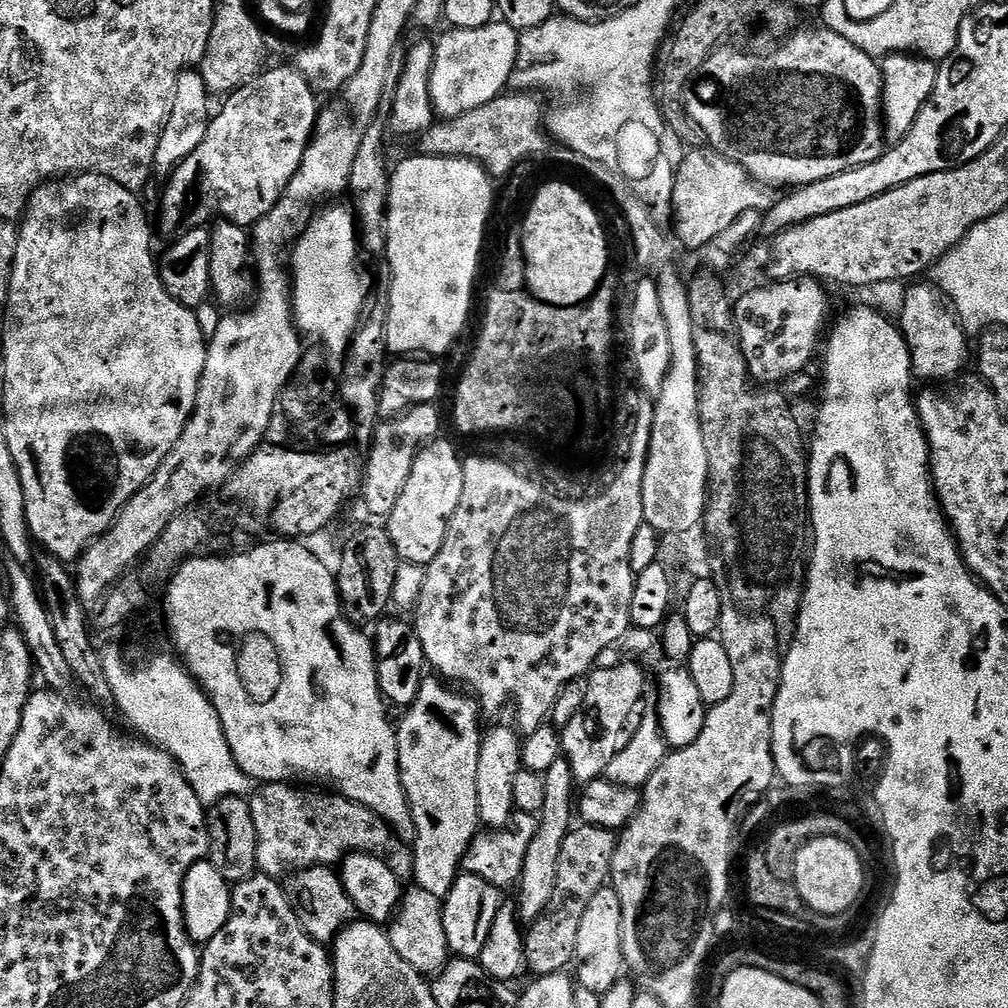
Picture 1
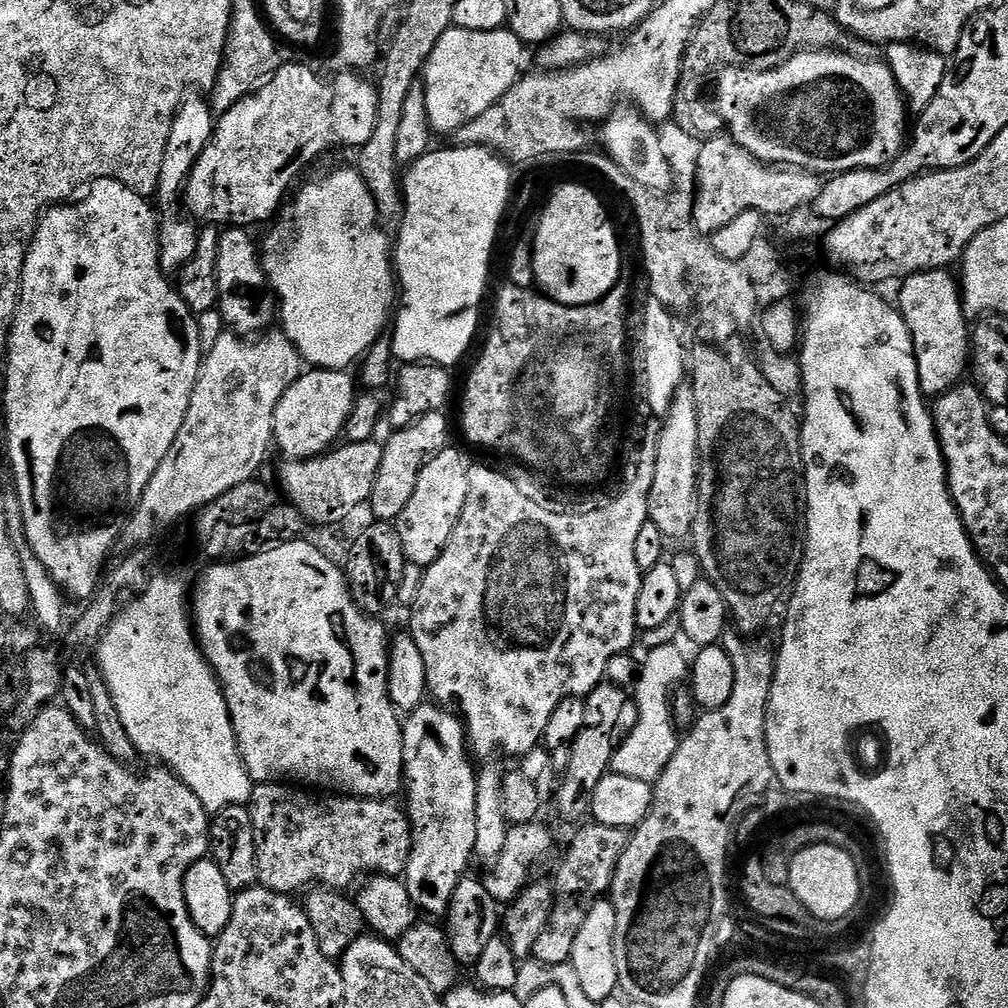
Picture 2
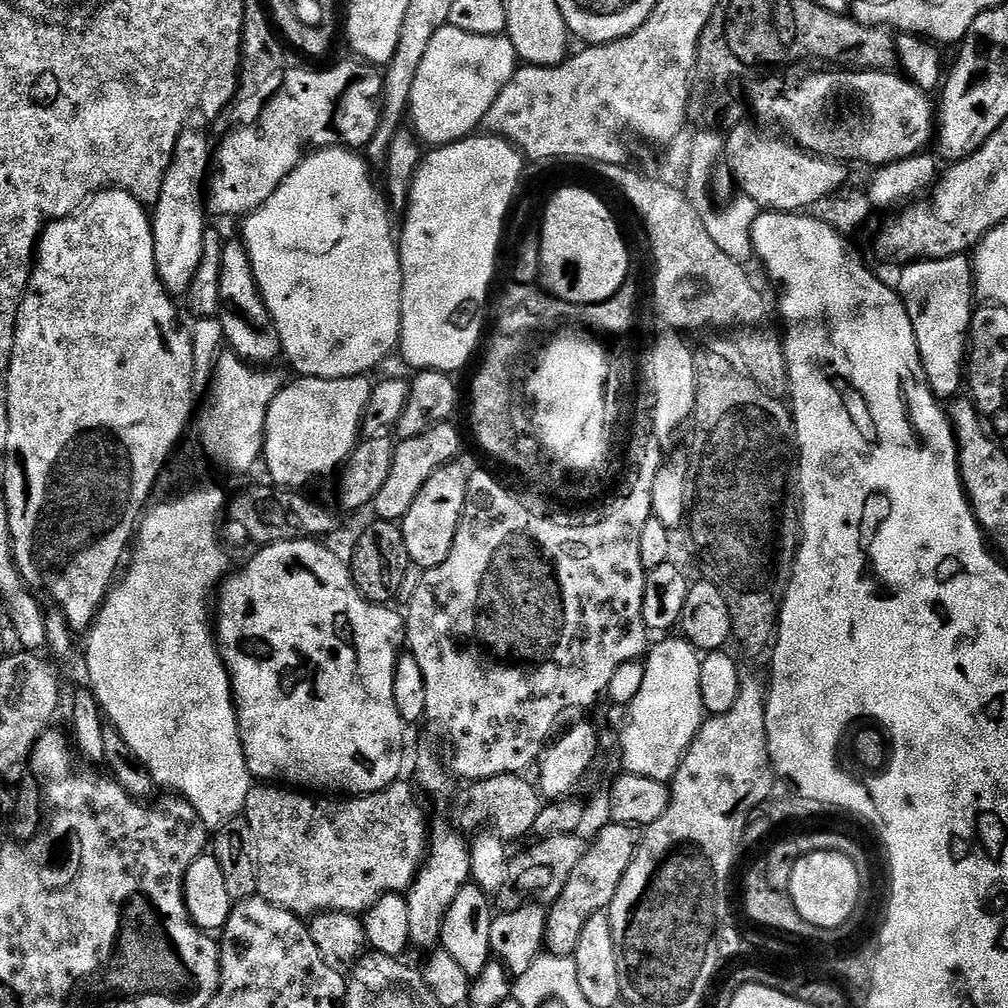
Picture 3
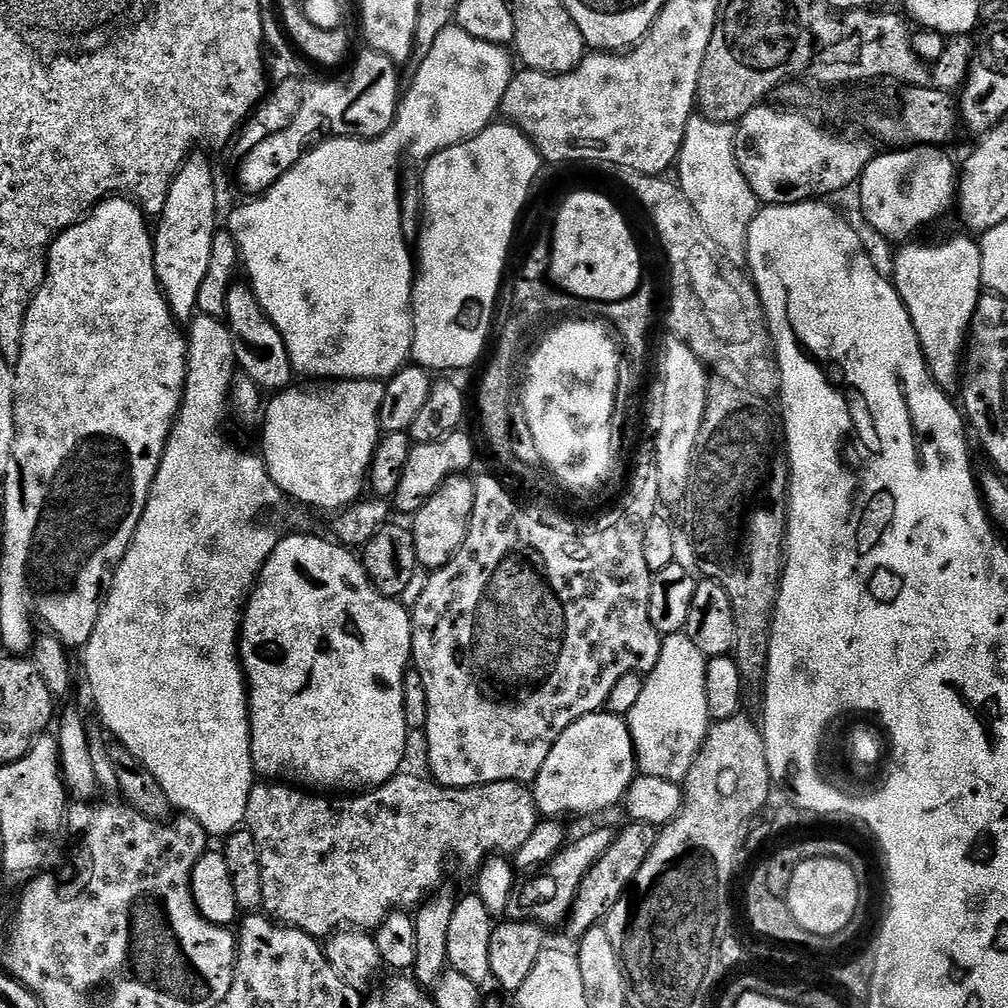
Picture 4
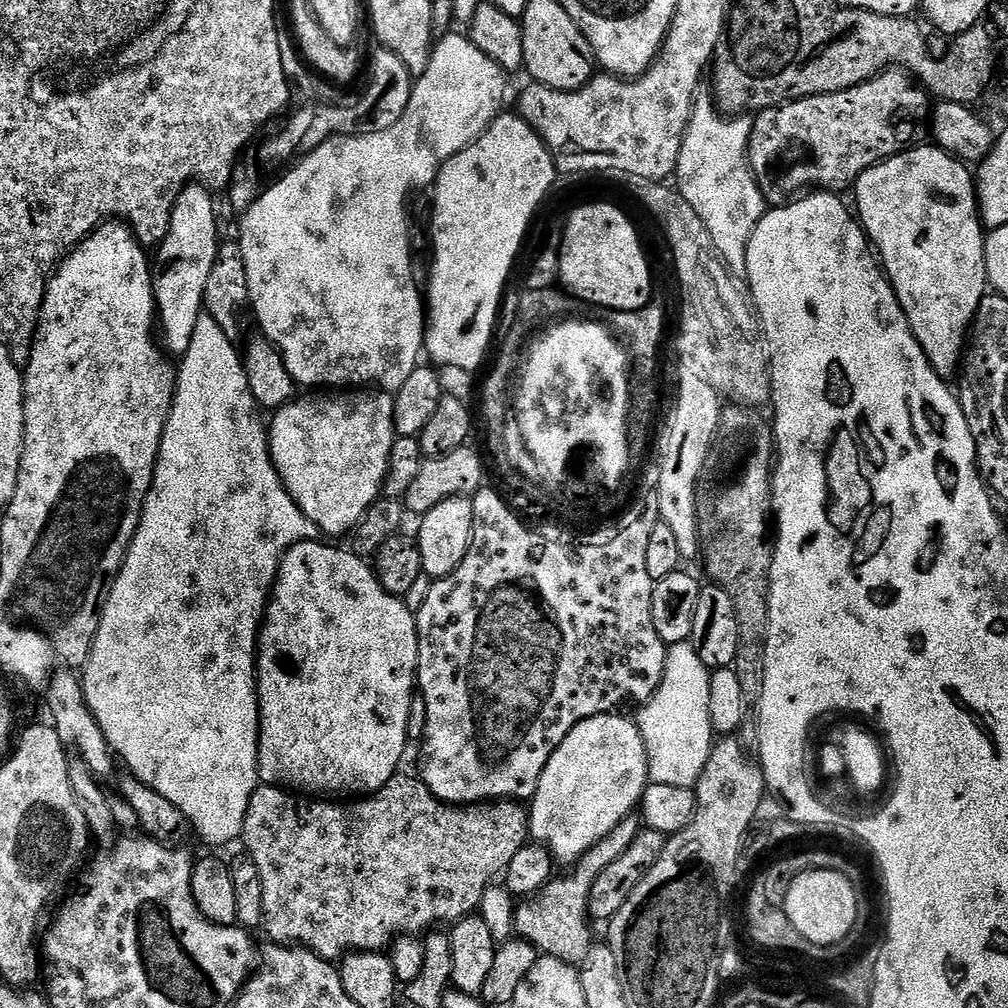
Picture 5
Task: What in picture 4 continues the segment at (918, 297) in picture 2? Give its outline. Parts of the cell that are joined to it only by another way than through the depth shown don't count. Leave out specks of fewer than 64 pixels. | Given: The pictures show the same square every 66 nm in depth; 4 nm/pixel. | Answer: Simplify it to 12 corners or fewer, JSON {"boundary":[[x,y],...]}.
{"boundary":[[971,235],[908,244],[892,276],[943,392],[982,295]]}

